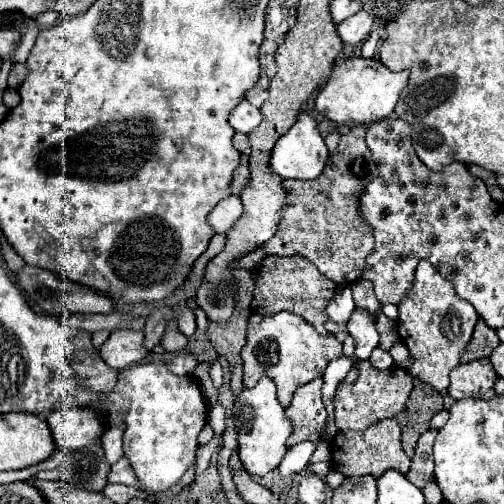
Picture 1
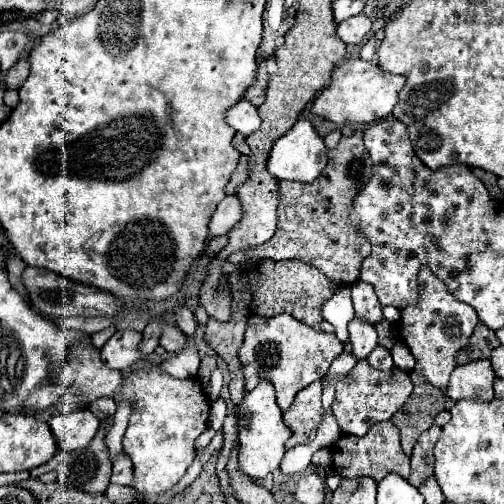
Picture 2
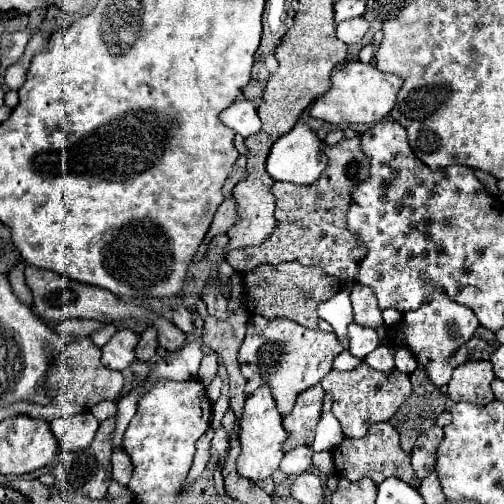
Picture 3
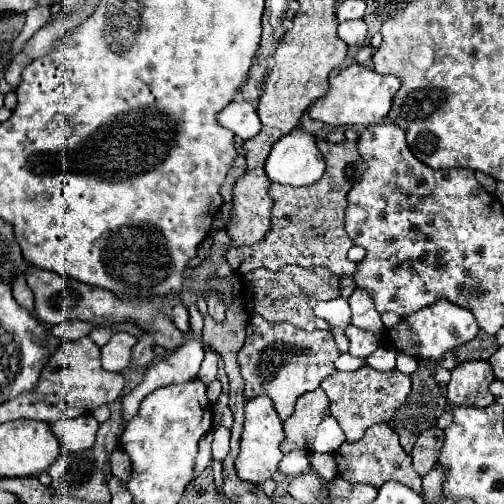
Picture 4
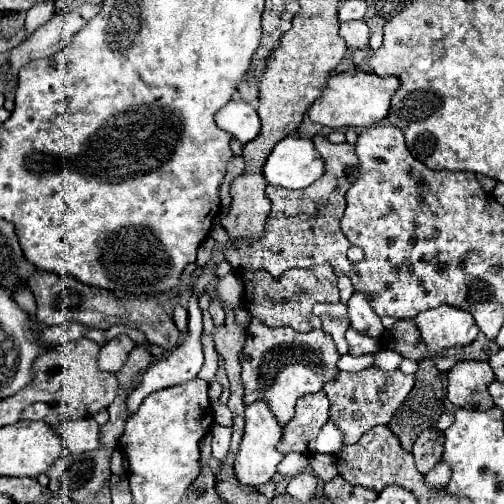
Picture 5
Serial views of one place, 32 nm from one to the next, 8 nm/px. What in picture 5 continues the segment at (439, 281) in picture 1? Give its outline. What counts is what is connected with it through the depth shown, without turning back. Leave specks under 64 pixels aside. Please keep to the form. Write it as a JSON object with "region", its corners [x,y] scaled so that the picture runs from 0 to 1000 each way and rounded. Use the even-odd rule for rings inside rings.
{"region":[[[873,603],[817,631],[833,659],[833,675],[845,687],[849,706],[865,706],[873,694],[921,687],[944,675],[948,647],[933,619]]]}

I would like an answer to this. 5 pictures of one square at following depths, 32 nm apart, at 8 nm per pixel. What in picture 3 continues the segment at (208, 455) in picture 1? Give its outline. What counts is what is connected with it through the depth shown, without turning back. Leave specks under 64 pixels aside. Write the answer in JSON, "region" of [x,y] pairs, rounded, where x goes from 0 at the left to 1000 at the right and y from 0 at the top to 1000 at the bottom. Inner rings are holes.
{"region":[[[433,849],[425,869],[421,869],[421,881],[417,881],[417,901],[429,905],[429,909],[440,909],[444,897],[452,889],[452,865],[448,865],[448,853],[444,849]]]}

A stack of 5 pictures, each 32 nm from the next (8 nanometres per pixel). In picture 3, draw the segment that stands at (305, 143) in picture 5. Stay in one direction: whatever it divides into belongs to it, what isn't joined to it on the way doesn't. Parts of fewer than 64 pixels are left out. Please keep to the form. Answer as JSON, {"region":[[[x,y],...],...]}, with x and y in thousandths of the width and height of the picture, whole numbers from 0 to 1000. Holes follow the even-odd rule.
{"region":[[[599,238],[571,266],[563,266],[544,282],[528,321],[528,337],[536,349],[544,349],[544,357],[583,365],[619,365],[623,357],[635,353],[643,333],[647,333],[647,310],[639,302],[639,278]]]}

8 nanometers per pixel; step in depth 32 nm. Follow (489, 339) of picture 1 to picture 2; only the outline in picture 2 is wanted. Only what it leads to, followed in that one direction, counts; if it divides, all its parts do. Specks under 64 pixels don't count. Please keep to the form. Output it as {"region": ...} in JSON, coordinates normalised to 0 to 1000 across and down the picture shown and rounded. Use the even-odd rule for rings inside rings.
{"region":[[[948,639],[944,659],[937,663],[929,687],[921,690],[921,698],[913,698],[909,706],[909,722],[929,722],[937,714],[952,714],[952,710],[972,710],[972,698],[992,683],[992,675],[984,671],[980,655],[964,651],[956,639]]]}

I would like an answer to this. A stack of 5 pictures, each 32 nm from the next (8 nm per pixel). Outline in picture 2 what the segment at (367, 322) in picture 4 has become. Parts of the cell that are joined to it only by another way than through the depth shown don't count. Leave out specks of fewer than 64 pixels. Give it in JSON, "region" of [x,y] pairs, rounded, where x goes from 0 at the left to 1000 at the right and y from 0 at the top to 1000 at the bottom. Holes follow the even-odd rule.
{"region":[[[706,560],[698,563],[698,599],[710,627],[722,627],[722,635],[738,635],[738,643],[750,643],[758,635],[758,607],[746,595],[738,563]]]}

